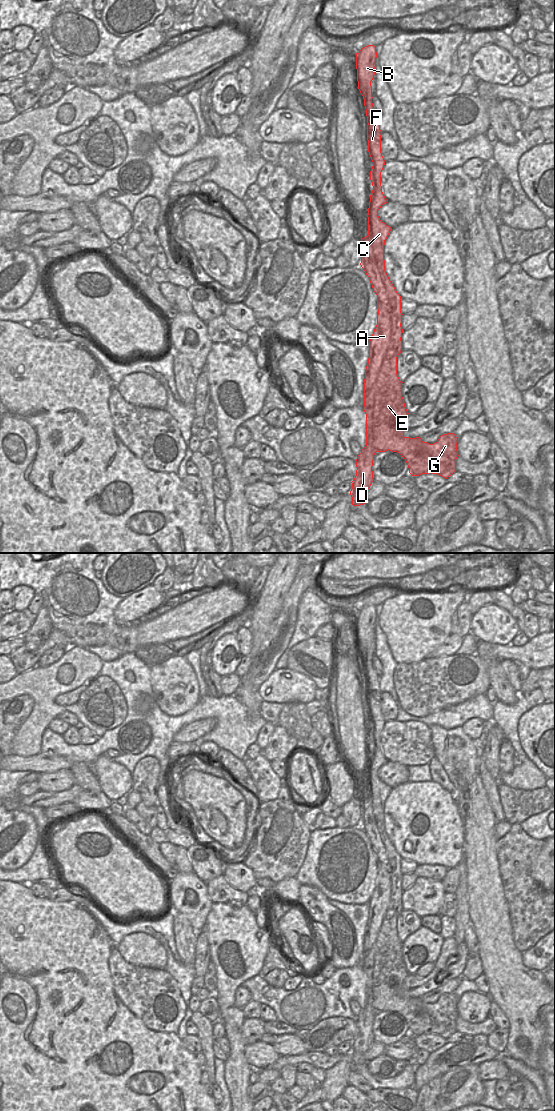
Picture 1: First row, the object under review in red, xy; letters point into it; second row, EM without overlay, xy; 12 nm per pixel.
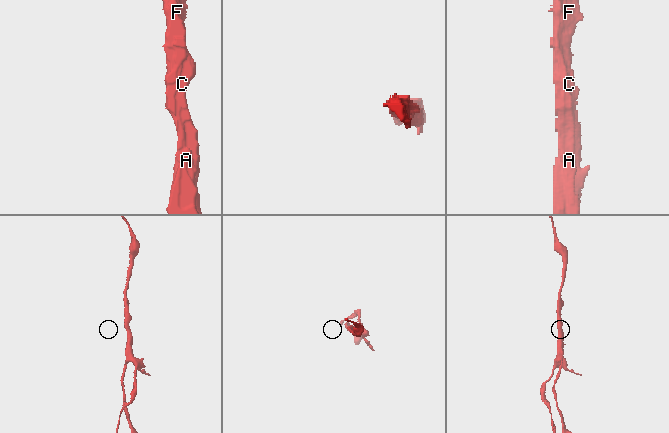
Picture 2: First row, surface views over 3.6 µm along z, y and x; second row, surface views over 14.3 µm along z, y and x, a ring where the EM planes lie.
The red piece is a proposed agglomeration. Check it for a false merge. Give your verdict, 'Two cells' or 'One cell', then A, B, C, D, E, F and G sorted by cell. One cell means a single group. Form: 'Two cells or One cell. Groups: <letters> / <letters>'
Two cells. Groups: A B D F / C E G

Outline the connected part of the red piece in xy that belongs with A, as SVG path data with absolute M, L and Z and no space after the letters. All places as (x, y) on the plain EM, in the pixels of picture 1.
M369 795L361 798L361 809L360 825L369 837L373 851L377 855L378 875L377 885L369 901L369 918L365 929L363 970L366 974L366 1006L361 1009L355 1021L357 1030L350 1051L353 1066L367 1063L364 1053L374 1041L372 1031L376 1013L373 1009L374 945L389 907L392 892L392 867L374 816L373 798Z

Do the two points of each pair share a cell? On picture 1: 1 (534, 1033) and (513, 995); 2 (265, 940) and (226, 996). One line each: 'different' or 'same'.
1: same
2: same

